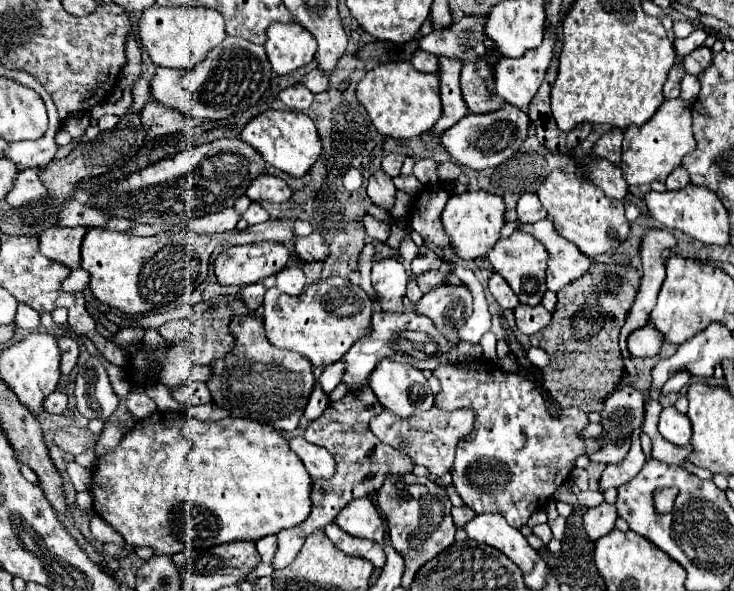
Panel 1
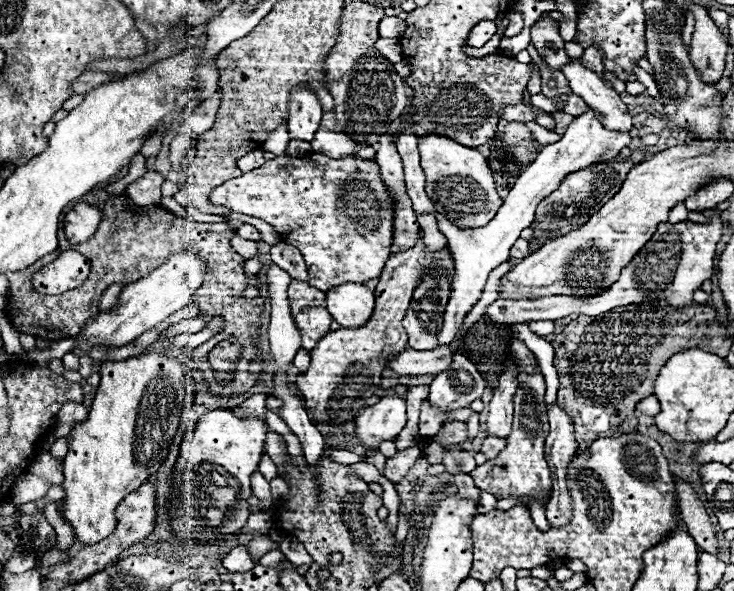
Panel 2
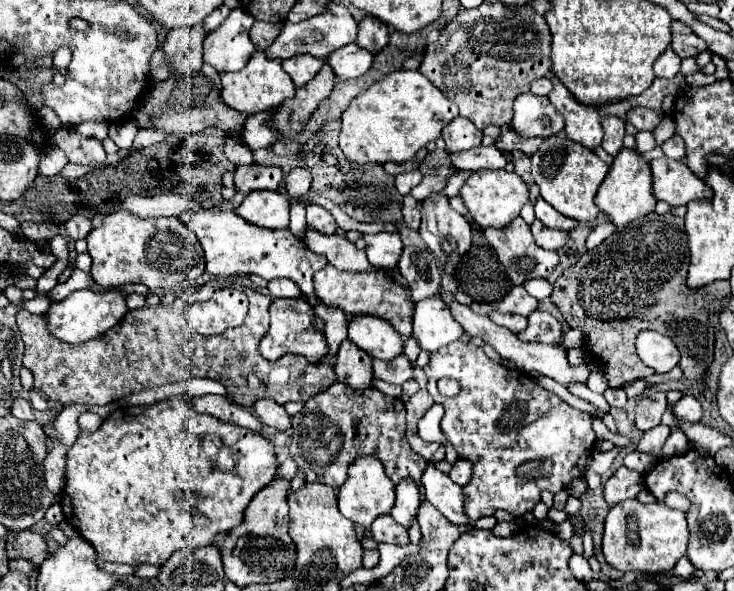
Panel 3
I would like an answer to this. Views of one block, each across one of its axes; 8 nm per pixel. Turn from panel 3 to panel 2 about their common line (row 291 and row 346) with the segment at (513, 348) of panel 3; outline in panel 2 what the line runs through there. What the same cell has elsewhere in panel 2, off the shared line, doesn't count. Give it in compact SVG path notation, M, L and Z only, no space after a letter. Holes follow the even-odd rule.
M438 346L434 350L402 350L396 358L386 362L386 366L398 374L438 374L450 366L452 350L448 346Z

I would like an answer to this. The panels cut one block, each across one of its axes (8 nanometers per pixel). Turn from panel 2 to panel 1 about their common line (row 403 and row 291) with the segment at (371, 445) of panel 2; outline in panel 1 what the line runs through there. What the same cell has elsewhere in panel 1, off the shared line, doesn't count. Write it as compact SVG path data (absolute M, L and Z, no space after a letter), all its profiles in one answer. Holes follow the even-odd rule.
M384 258L372 266L372 286L380 296L382 310L402 312L402 296L406 294L408 272L400 258Z

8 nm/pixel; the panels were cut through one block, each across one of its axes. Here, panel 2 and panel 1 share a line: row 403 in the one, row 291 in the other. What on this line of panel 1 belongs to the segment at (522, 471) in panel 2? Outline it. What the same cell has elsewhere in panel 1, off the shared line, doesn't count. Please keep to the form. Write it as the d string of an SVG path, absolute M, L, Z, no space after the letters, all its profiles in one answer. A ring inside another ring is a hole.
M514 232L508 238L498 240L498 244L488 252L488 260L494 266L494 270L510 284L514 294L520 298L520 302L536 306L542 300L542 294L546 292L546 248L530 234L526 232Z

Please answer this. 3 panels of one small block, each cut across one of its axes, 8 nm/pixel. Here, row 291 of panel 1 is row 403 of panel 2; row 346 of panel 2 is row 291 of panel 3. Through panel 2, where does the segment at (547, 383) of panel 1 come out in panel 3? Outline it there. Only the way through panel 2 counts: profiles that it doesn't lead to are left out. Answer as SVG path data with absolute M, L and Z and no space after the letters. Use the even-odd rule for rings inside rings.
M650 212L642 220L618 228L600 246L588 250L578 260L578 264L566 268L566 272L554 282L554 292L550 300L558 306L570 328L580 328L584 332L584 348L594 358L594 362L604 366L604 376L610 388L622 388L628 382L642 380L655 373L636 353L636 336L642 330L658 330L676 342L682 354L680 368L686 378L698 380L706 374L714 354L714 328L708 322L708 308L714 300L714 294L708 288L690 290L686 286L688 264L690 254L684 232L684 220L672 216L670 212L664 216Z

